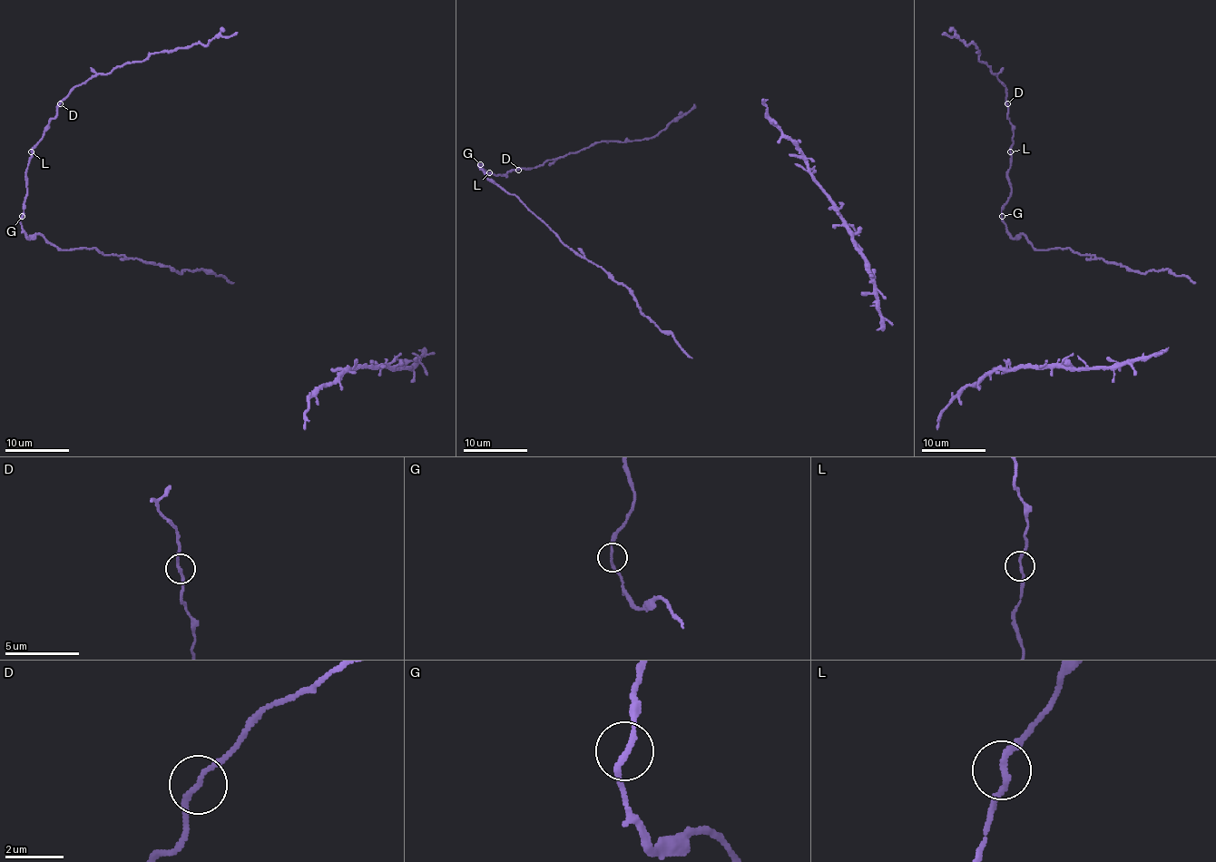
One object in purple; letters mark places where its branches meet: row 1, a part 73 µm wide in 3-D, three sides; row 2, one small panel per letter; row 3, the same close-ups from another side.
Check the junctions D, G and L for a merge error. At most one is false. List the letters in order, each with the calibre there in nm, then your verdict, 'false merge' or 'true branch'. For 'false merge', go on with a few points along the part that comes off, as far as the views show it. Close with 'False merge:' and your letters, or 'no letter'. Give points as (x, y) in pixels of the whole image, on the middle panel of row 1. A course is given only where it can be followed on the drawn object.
D: 180 nm thick; true branch
G: 180 nm thick; true branch
L: 180 nm thick; true branch
False merge: no letter

